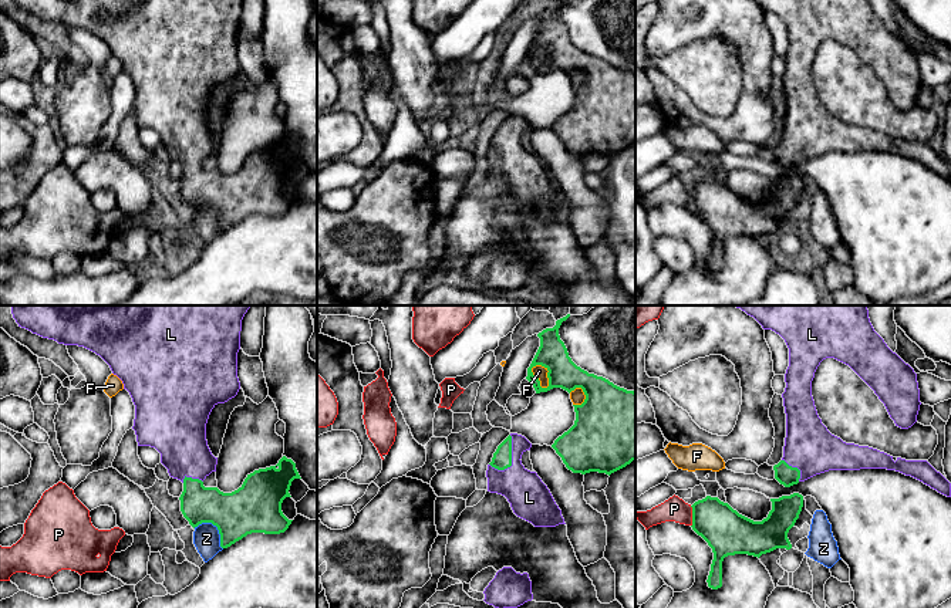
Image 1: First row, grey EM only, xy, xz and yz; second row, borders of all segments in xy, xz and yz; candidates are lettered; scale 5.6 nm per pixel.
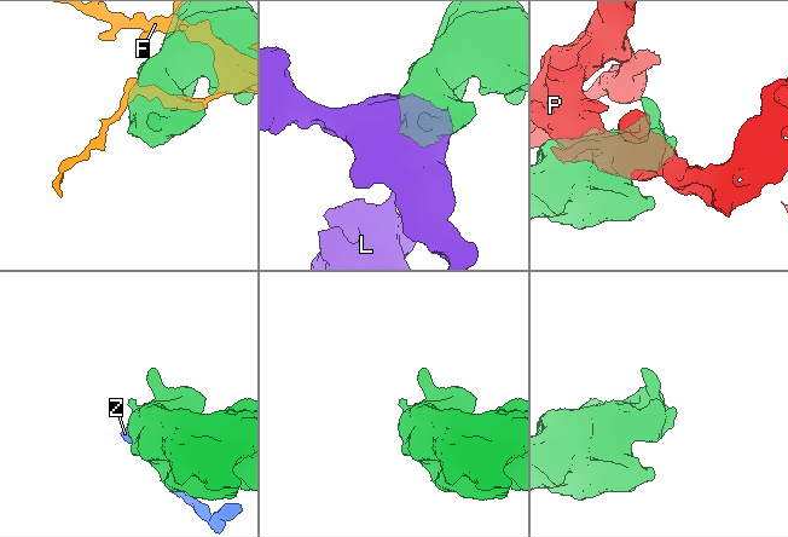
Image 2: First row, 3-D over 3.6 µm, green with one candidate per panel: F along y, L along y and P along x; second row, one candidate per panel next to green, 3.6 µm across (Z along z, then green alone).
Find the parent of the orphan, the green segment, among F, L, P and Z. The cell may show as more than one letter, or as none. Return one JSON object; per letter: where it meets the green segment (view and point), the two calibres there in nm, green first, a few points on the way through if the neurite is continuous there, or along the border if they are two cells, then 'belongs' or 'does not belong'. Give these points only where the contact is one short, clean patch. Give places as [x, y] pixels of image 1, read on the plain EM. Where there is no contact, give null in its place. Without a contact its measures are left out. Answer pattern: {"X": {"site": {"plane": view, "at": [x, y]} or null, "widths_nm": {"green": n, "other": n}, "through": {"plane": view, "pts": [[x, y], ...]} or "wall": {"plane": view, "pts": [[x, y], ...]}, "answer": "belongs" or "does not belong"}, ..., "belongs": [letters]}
{"F": {"site": {"plane": "xz", "at": [547, 56]}, "widths_nm": {"green": 170, "other": 70}, "answer": "does not belong"}, "L": {"site": {"plane": "xz", "at": [511, 138]}, "widths_nm": {"green": 110, "other": 220}, "through": {"plane": "xz", "pts": [[502, 139], [511, 138], [511, 159], [528, 176]]}, "answer": "belongs"}, "P": {"site": {"plane": "yz", "at": [692, 198]}, "widths_nm": {"green": 260, "other": 140}, "answer": "does not belong"}, "Z": {"site": {"plane": "xy", "at": [216, 208]}, "widths_nm": {"green": 280, "other": 160}, "wall": {"plane": "xy", "pts": [[194, 209], [202, 205], [212, 205], [218, 212], [222, 230]]}, "answer": "does not belong"}, "belongs": ["L"]}

